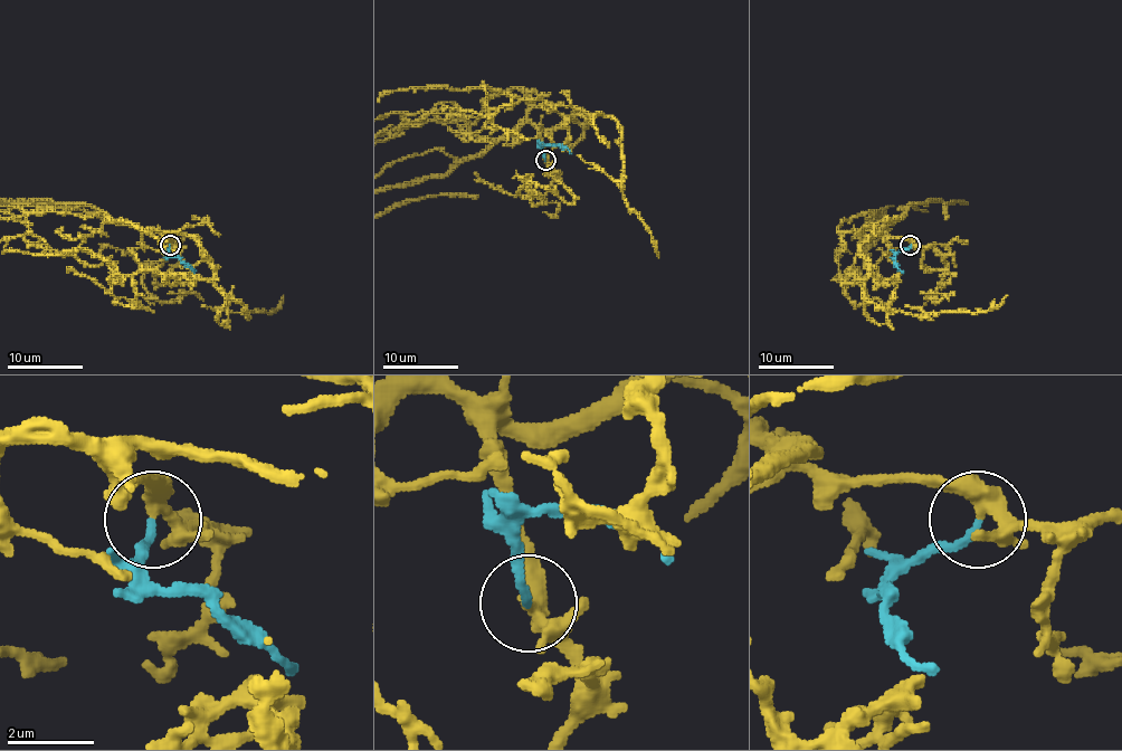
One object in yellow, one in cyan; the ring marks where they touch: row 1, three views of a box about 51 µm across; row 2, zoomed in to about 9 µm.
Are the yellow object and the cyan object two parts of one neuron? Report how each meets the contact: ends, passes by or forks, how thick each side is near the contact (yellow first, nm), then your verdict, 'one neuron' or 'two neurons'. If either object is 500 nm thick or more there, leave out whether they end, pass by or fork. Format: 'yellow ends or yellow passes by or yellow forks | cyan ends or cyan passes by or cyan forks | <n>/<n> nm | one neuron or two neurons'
yellow passes by | cyan ends | 360/190 nm | one neuron

